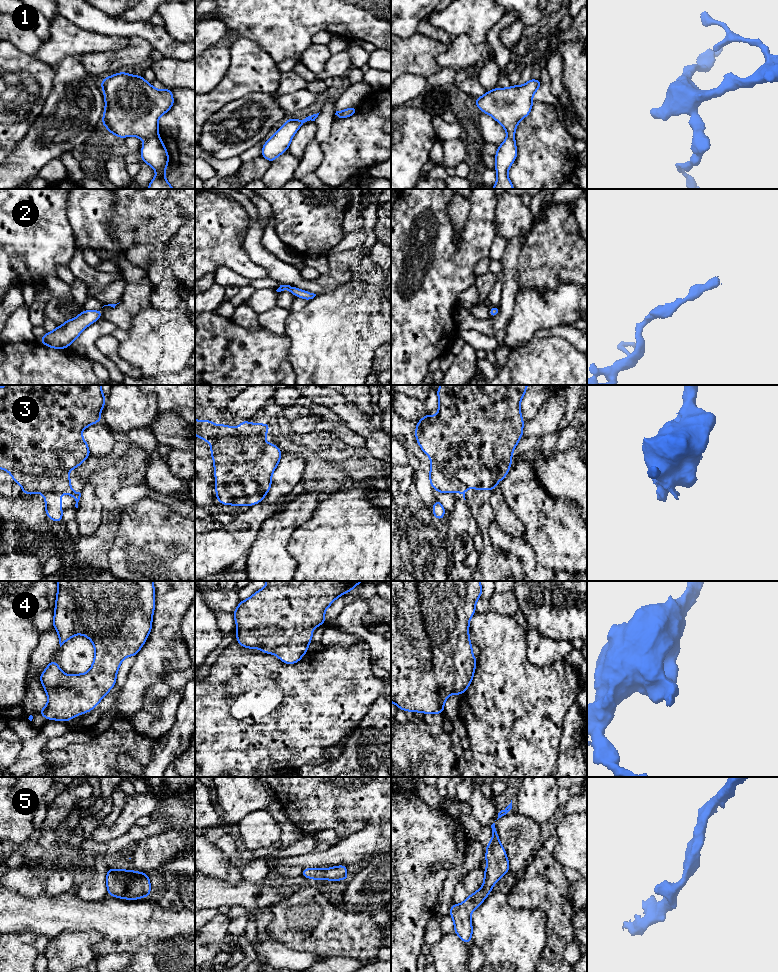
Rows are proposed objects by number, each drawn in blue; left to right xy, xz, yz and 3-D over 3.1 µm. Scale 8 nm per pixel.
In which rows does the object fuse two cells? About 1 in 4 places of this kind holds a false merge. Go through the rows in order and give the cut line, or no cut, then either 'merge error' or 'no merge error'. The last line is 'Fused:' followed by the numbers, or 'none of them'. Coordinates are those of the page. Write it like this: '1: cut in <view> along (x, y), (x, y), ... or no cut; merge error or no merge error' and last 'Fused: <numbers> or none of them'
1: no cut; no merge error
2: no cut; no merge error
3: no cut; no merge error
4: no cut; no merge error
5: no cut; no merge error
Fused: none of them

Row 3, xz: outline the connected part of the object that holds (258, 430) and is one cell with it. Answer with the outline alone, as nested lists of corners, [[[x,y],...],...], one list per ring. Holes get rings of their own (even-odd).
[[[195,417],[195,435],[211,443],[211,457],[214,459],[215,493],[223,505],[252,506],[260,503],[272,485],[272,474],[282,454],[278,446],[265,442],[270,423],[248,423],[243,419],[237,427],[227,424],[217,426],[211,420],[199,422]]]

